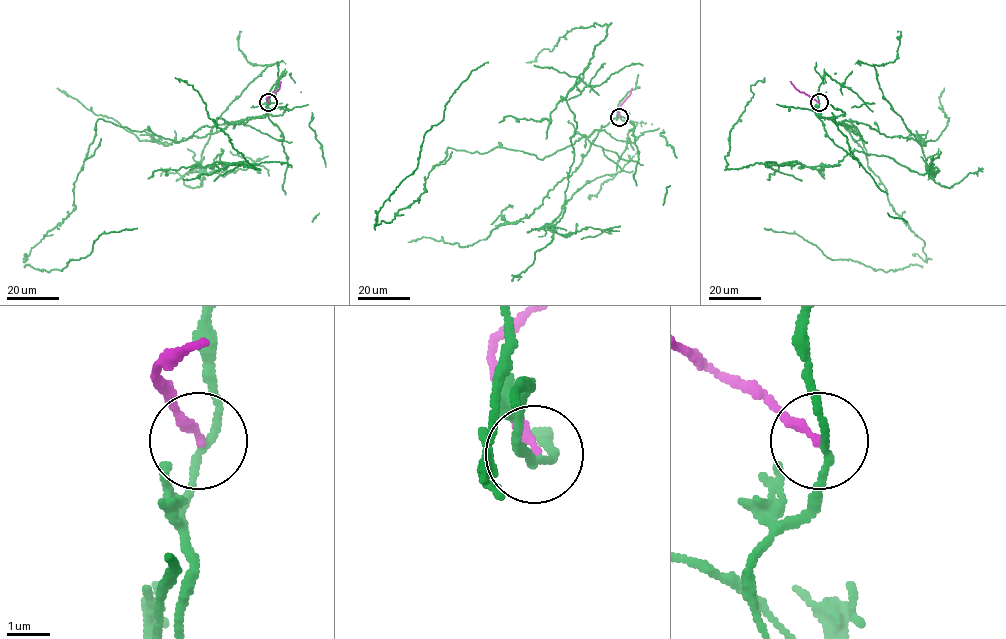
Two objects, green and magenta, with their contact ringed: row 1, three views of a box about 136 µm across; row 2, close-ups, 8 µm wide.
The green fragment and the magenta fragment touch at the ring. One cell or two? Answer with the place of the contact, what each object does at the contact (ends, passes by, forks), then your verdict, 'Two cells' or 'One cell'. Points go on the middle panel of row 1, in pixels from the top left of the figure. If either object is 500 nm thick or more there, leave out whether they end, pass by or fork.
Place: (619, 117). At the ring green passes by. At the ring magenta ends. Two cells

